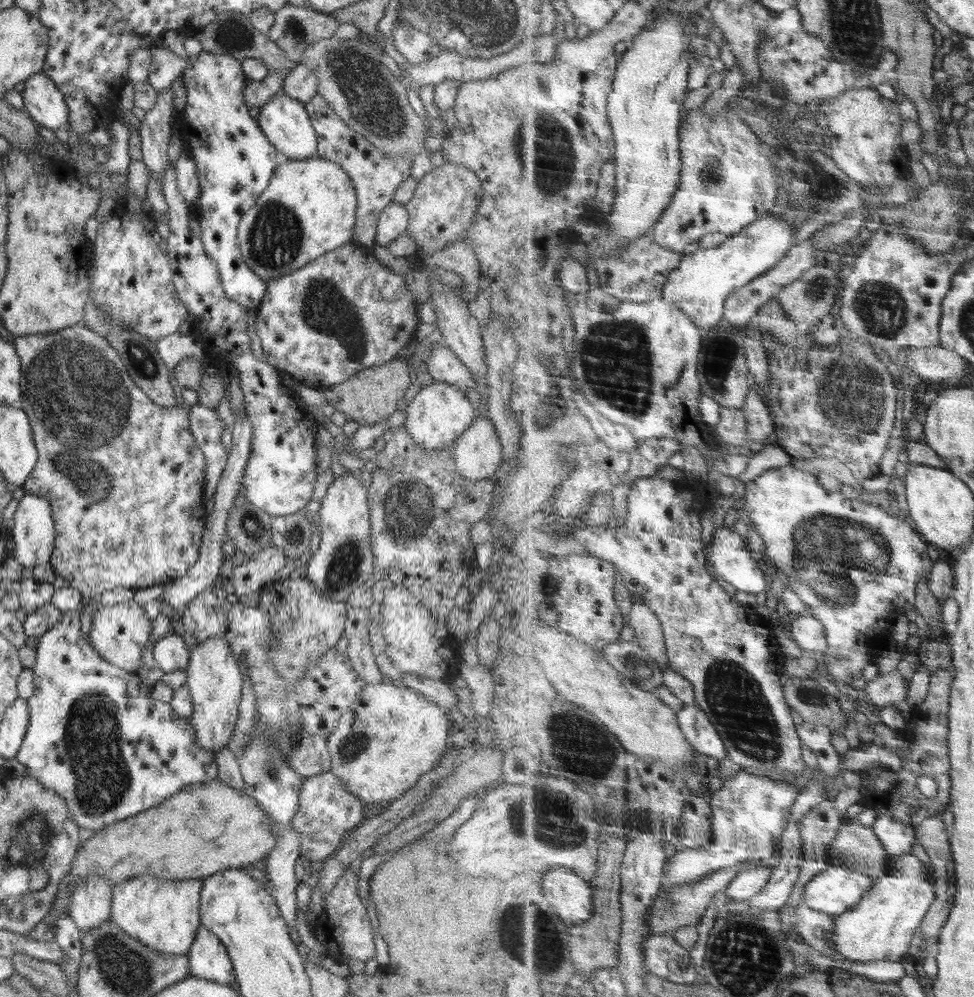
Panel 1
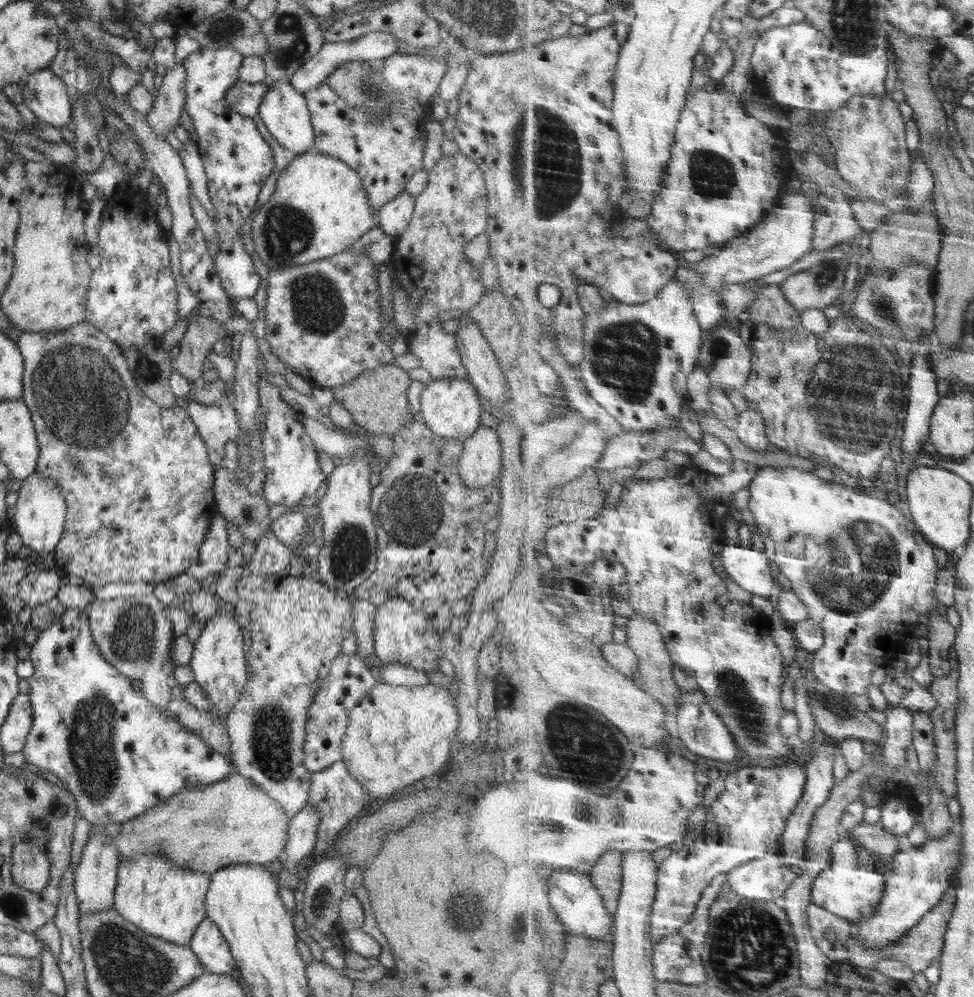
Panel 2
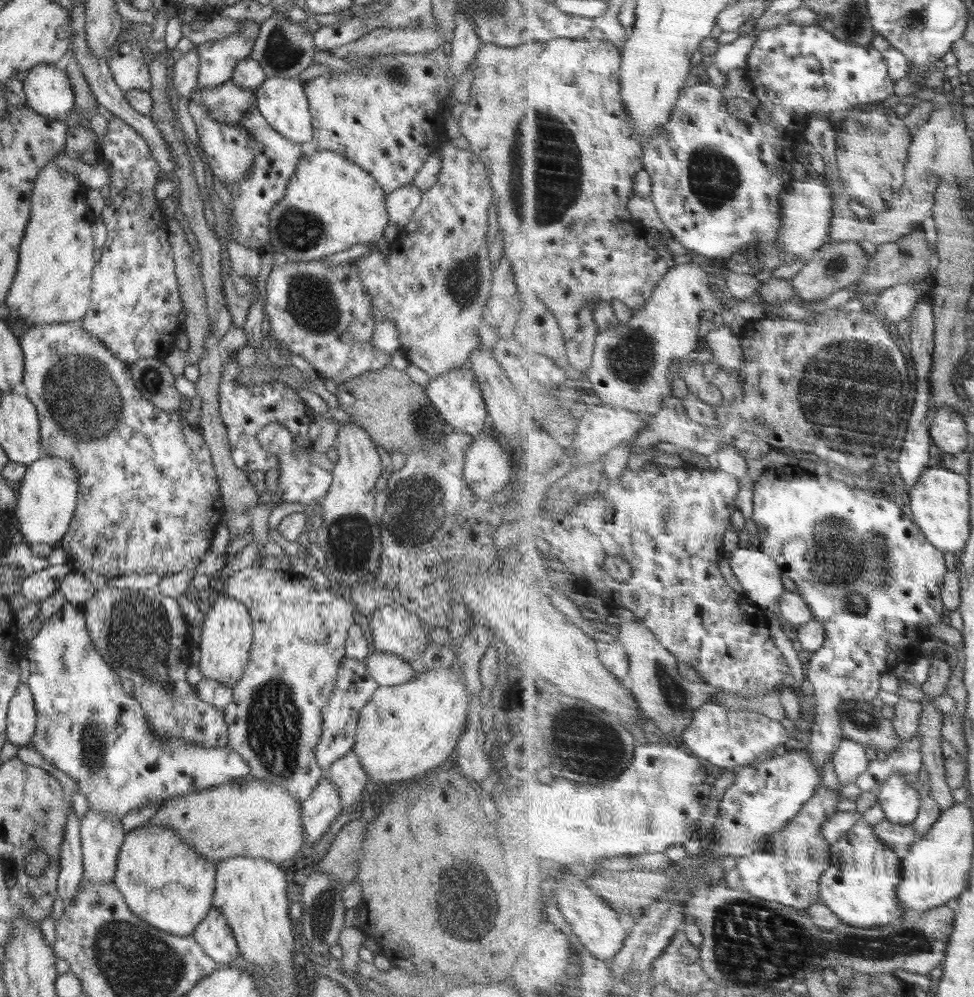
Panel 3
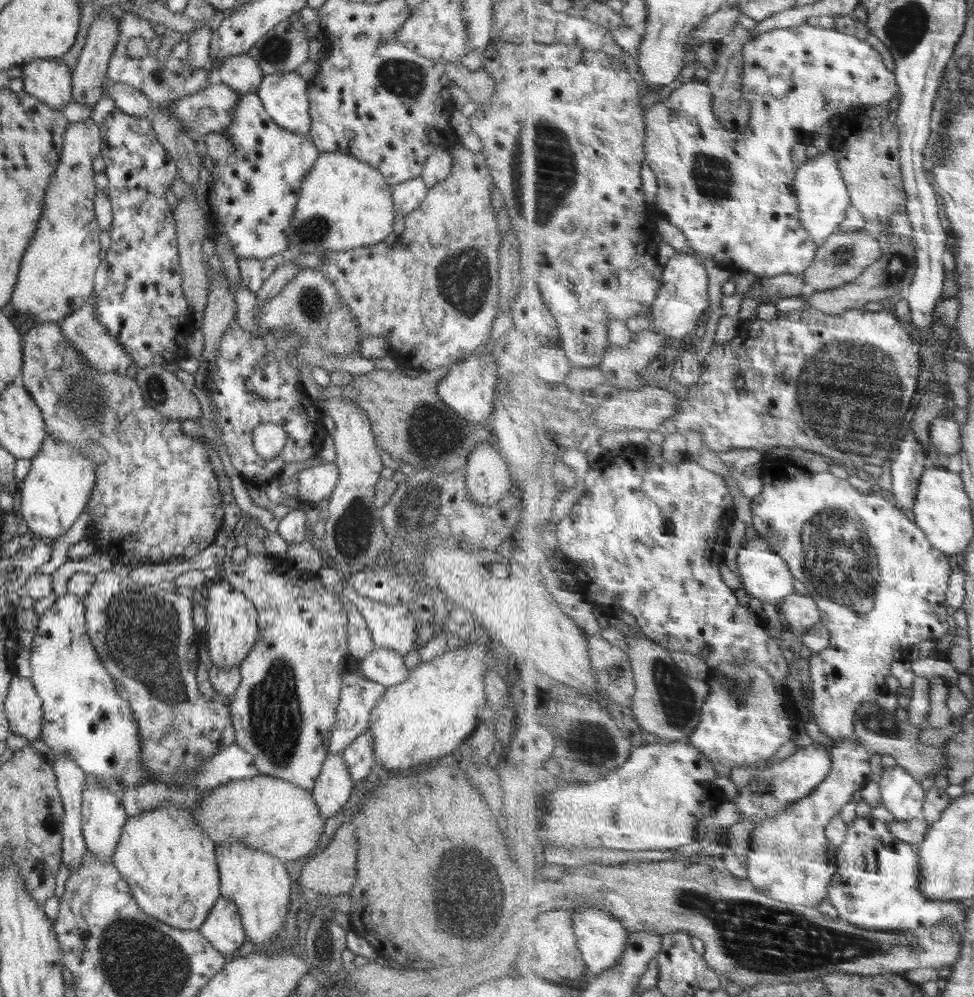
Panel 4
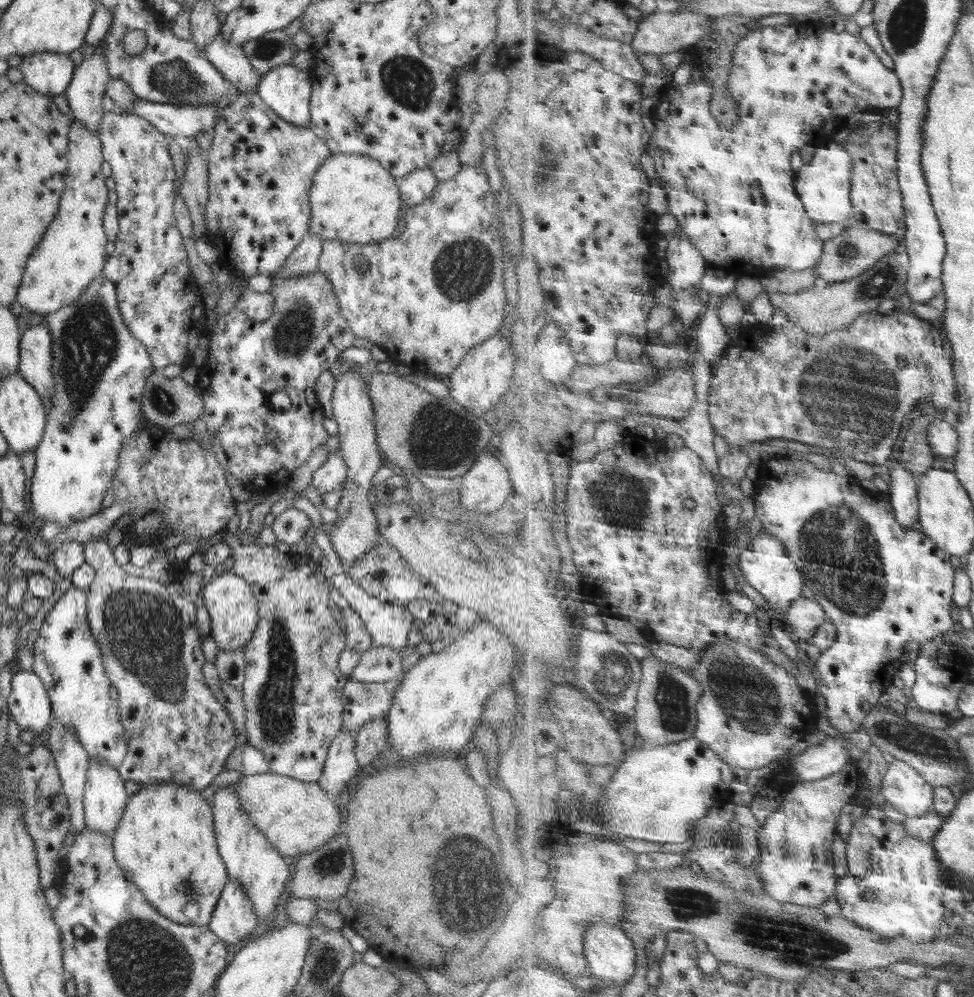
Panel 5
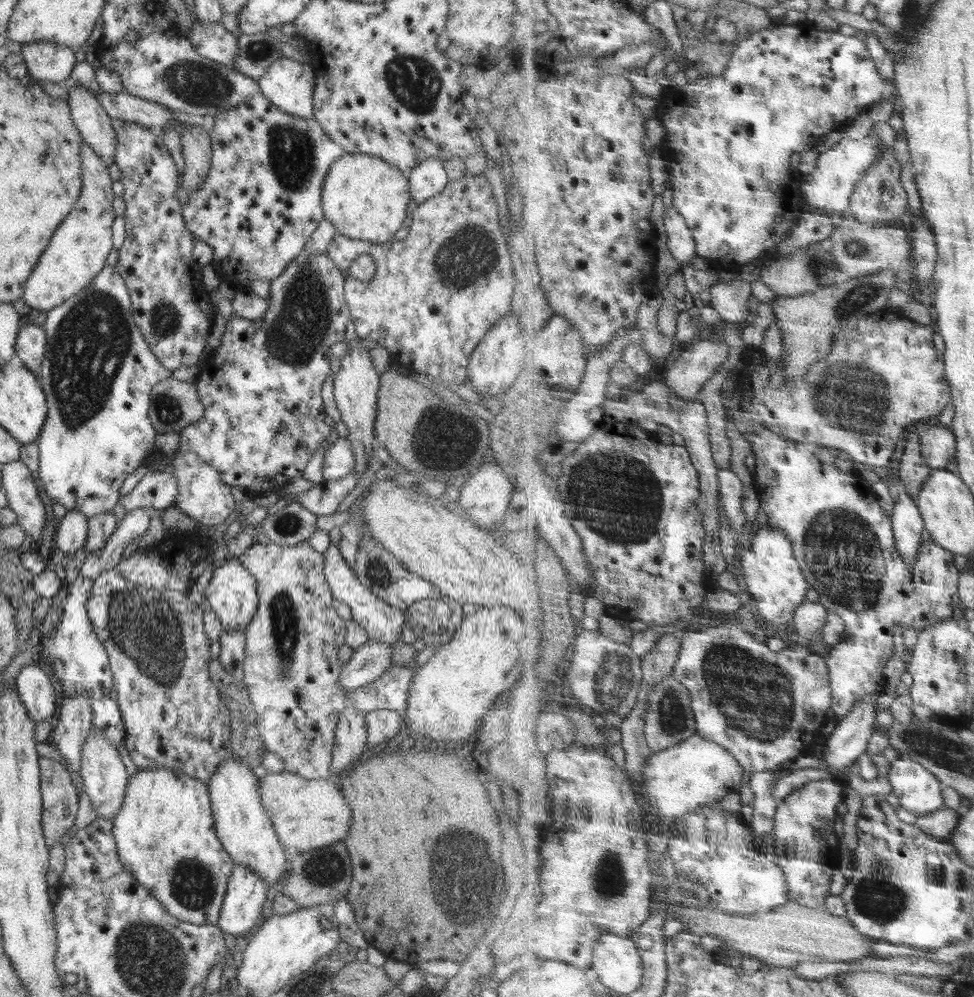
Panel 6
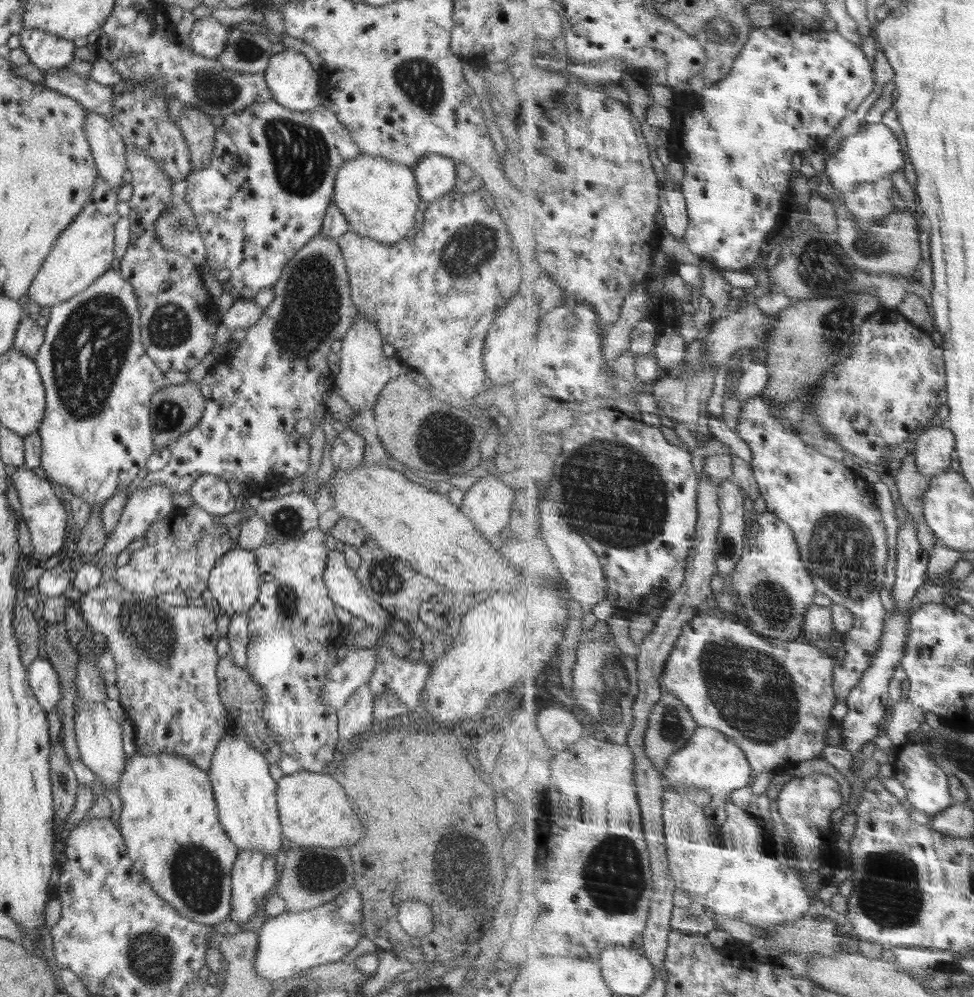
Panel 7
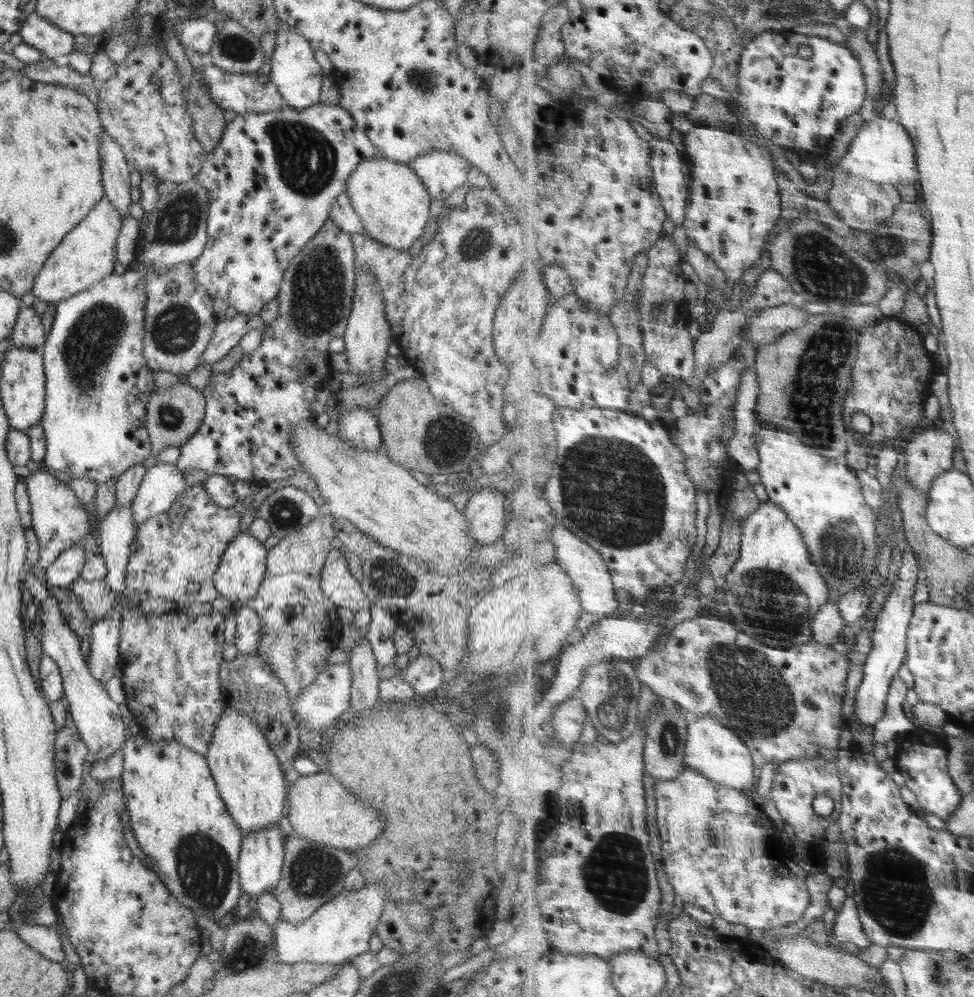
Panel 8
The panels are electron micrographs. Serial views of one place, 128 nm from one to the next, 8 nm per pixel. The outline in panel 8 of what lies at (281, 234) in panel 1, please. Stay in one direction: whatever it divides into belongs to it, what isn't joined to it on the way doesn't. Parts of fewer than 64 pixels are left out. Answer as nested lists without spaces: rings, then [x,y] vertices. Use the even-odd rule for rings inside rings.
[[[384,156],[360,162],[346,182],[352,207],[370,238],[398,251],[408,251],[423,234],[430,220],[430,193],[422,179],[406,163]]]

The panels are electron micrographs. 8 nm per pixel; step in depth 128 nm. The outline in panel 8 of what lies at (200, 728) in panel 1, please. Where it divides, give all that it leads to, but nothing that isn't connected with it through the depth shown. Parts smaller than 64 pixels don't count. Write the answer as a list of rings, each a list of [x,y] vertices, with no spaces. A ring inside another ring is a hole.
[[[248,529],[240,530],[238,535],[228,543],[214,574],[214,587],[220,596],[232,602],[234,608],[246,606],[250,597],[254,597],[258,592],[266,574],[267,554],[268,550],[264,542],[256,539]]]

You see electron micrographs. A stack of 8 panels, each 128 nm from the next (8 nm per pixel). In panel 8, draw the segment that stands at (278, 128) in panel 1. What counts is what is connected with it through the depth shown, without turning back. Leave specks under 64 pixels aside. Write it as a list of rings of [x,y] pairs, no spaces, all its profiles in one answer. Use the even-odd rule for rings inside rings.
[[[286,23],[277,30],[275,50],[267,61],[266,72],[272,83],[278,87],[286,106],[302,110],[320,101],[322,88],[322,67],[314,59],[315,50],[298,30]]]

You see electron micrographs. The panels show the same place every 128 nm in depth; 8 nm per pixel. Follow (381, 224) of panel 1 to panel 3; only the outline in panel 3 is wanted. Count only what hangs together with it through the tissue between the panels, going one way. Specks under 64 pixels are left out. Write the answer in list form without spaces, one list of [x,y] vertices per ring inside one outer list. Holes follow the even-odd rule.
[[[412,183],[388,193],[385,205],[390,228],[394,228],[395,224],[398,231],[403,229],[420,202],[422,202],[422,191]]]

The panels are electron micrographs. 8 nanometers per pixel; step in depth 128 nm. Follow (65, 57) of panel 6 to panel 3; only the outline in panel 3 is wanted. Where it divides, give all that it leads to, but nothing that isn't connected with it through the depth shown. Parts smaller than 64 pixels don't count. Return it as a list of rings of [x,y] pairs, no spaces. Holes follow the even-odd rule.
[[[40,63],[20,76],[23,100],[38,114],[67,122],[75,106],[74,89],[67,73]]]

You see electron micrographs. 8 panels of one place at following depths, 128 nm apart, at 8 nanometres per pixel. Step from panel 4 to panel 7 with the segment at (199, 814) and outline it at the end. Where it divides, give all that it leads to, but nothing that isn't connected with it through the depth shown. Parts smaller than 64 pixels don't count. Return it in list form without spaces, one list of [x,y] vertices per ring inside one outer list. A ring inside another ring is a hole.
[[[306,770],[285,775],[277,781],[278,817],[280,817],[282,834],[290,841],[290,845],[304,847],[321,847],[336,849],[352,847],[364,838],[364,825],[348,800],[343,787],[328,773],[308,772]]]

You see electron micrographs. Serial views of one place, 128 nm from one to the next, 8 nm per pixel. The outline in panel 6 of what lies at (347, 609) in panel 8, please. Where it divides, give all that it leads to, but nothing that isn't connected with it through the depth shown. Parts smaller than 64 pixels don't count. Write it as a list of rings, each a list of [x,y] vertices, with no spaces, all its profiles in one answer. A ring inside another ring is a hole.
[[[333,543],[328,550],[323,553],[324,557],[324,576],[330,586],[335,602],[346,604],[353,616],[353,619],[366,631],[370,642],[384,643],[388,646],[396,643],[400,638],[400,631],[406,624],[406,616],[402,610],[390,606],[388,603],[379,599],[367,586],[356,578],[353,569],[343,559],[339,548]]]

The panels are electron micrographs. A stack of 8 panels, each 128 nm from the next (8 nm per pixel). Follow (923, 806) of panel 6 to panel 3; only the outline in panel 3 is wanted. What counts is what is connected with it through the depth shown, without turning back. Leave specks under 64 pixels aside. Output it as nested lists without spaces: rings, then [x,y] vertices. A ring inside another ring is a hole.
[[[896,772],[883,784],[878,802],[886,811],[887,820],[896,823],[914,823],[922,810],[921,790],[908,784],[905,772]]]

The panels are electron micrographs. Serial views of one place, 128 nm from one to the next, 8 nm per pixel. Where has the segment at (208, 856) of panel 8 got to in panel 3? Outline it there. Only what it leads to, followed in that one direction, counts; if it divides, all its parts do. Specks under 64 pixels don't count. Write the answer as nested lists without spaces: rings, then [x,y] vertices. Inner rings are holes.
[[[148,825],[124,835],[114,884],[137,917],[156,929],[188,936],[212,908],[216,871],[216,864],[185,844],[170,825]]]

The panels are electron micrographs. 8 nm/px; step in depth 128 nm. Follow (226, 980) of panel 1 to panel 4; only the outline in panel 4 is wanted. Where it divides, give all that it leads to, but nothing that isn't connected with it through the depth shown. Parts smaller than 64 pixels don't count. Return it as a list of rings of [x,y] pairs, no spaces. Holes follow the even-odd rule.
[[[224,895],[218,897],[198,931],[224,956],[234,954],[246,939],[238,905]]]

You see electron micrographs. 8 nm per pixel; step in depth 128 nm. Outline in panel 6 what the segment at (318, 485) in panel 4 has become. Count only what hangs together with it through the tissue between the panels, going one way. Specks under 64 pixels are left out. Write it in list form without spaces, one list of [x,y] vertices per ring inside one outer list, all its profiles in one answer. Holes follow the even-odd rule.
[[[338,437],[336,442],[325,451],[323,480],[334,480],[350,474],[354,469],[354,462],[354,451],[348,437]]]

